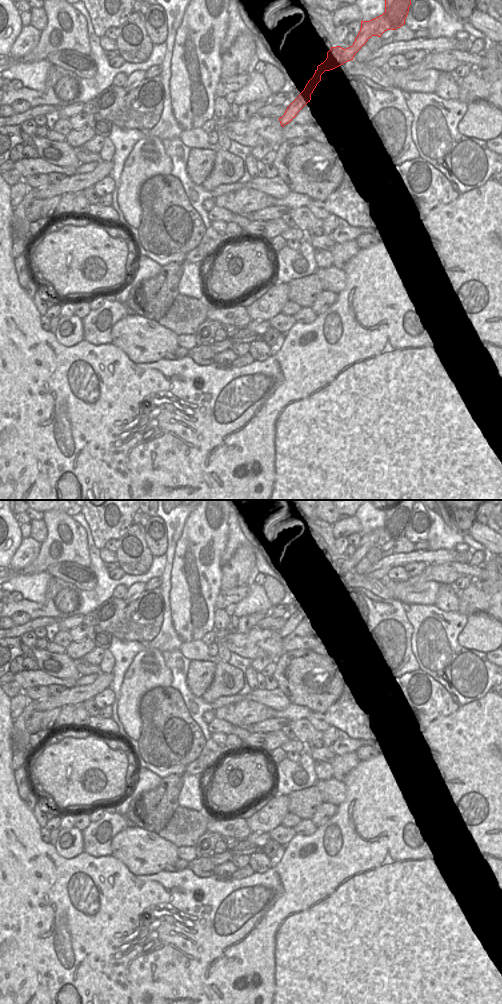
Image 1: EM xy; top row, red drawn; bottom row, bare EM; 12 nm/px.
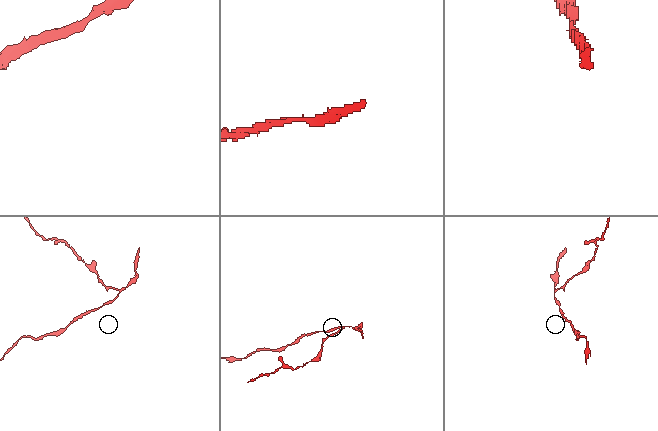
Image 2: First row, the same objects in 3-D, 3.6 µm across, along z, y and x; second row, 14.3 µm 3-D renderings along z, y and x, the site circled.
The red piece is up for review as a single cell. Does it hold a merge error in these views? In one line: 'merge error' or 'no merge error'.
merge error

